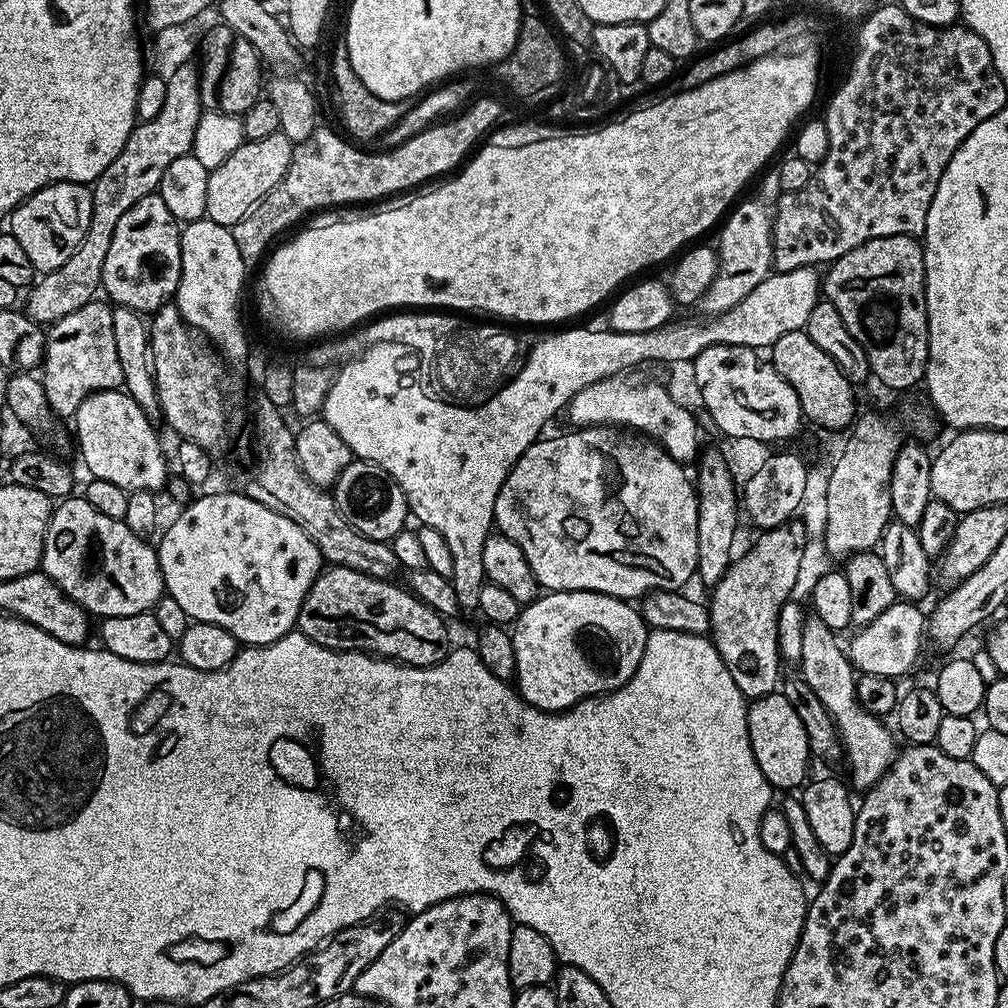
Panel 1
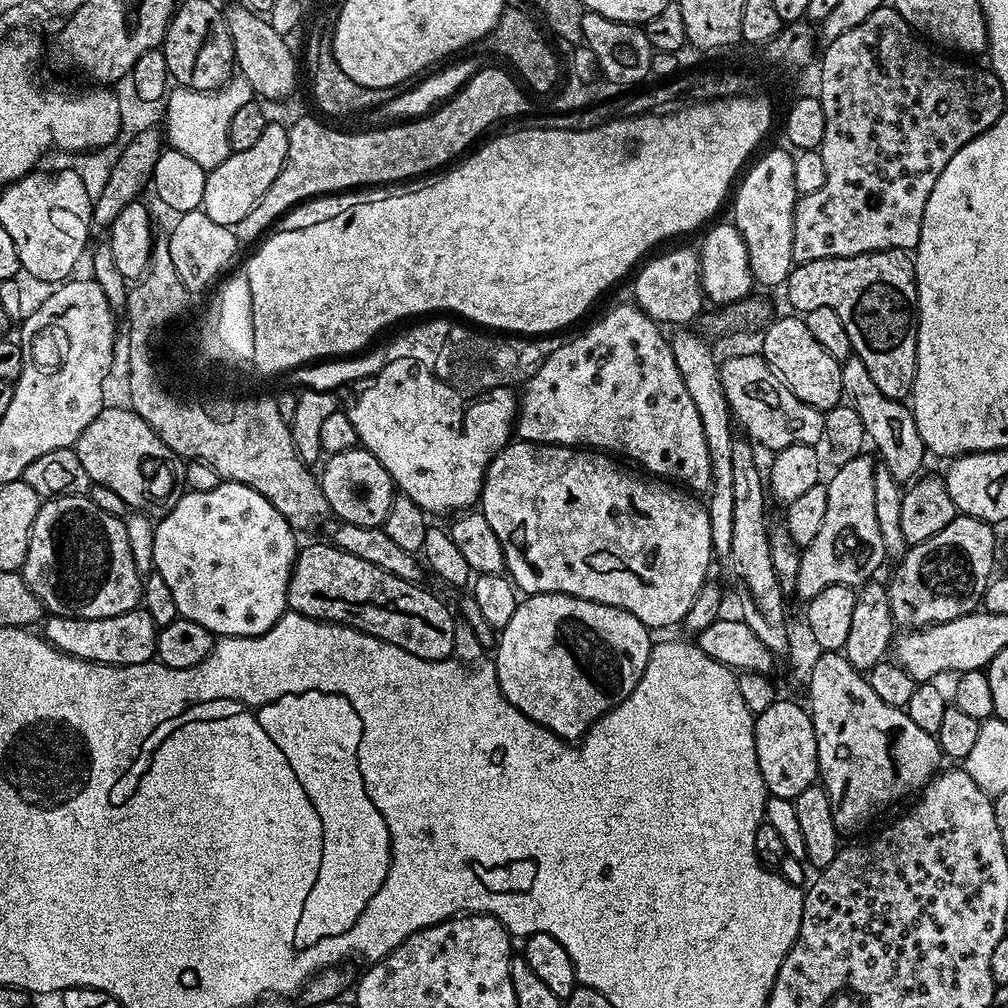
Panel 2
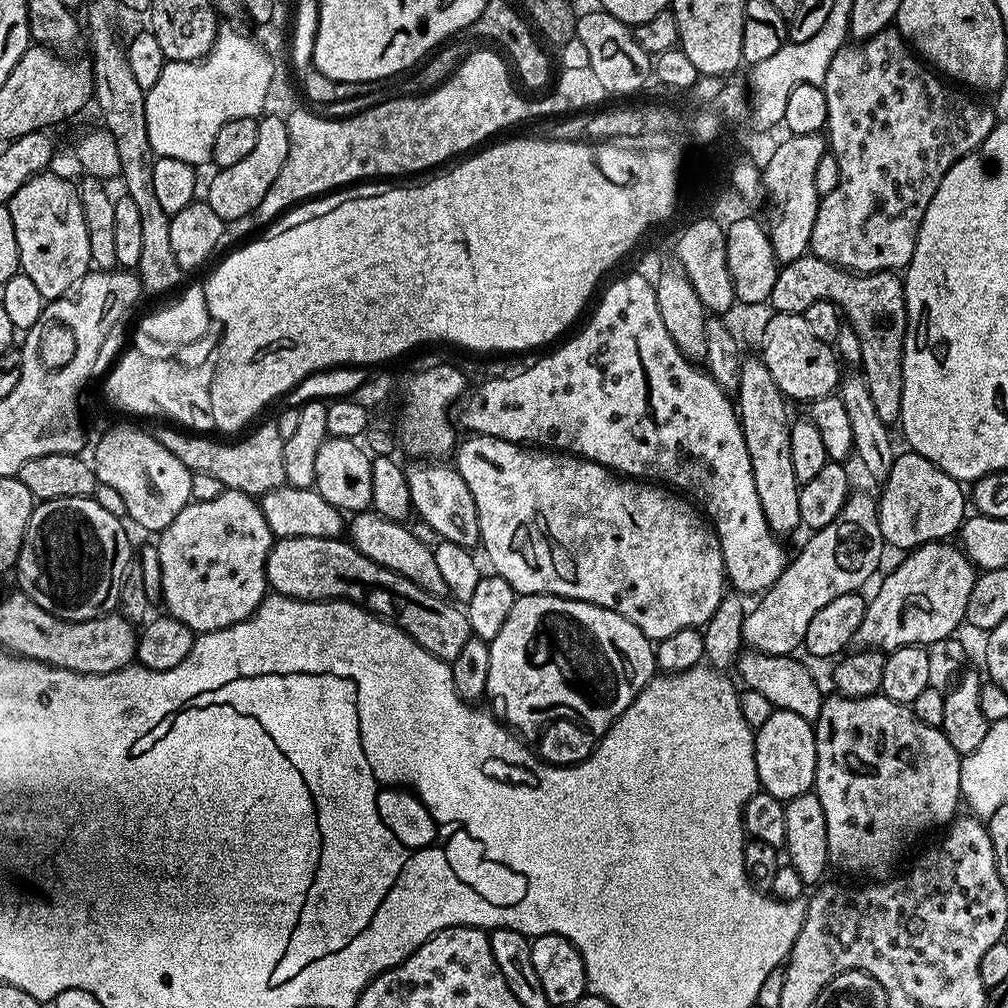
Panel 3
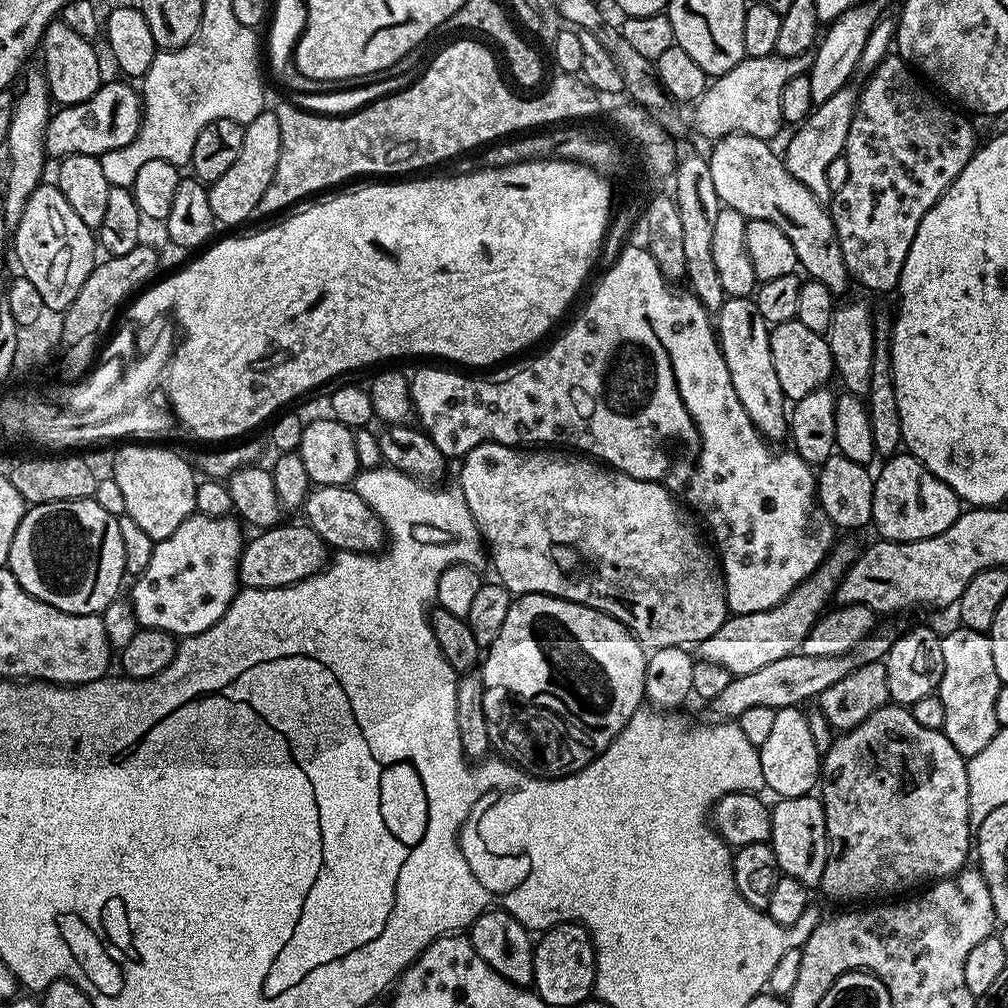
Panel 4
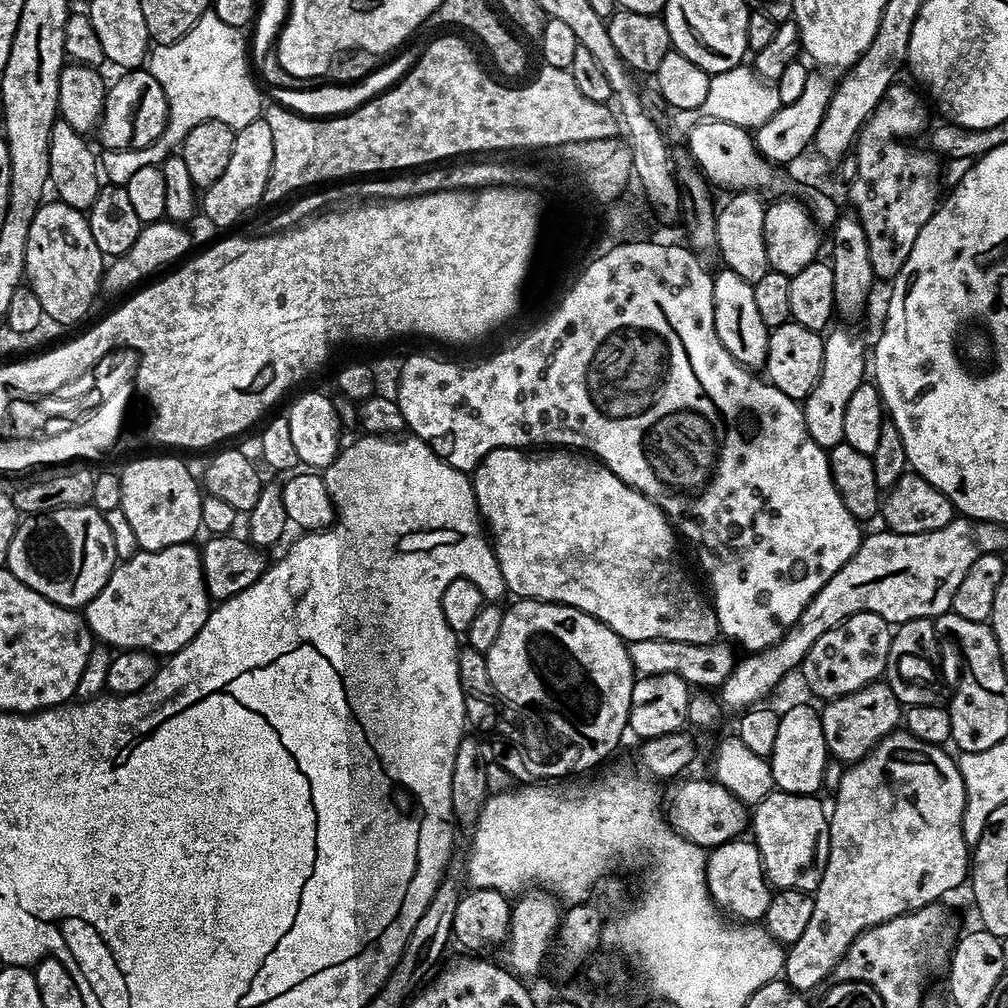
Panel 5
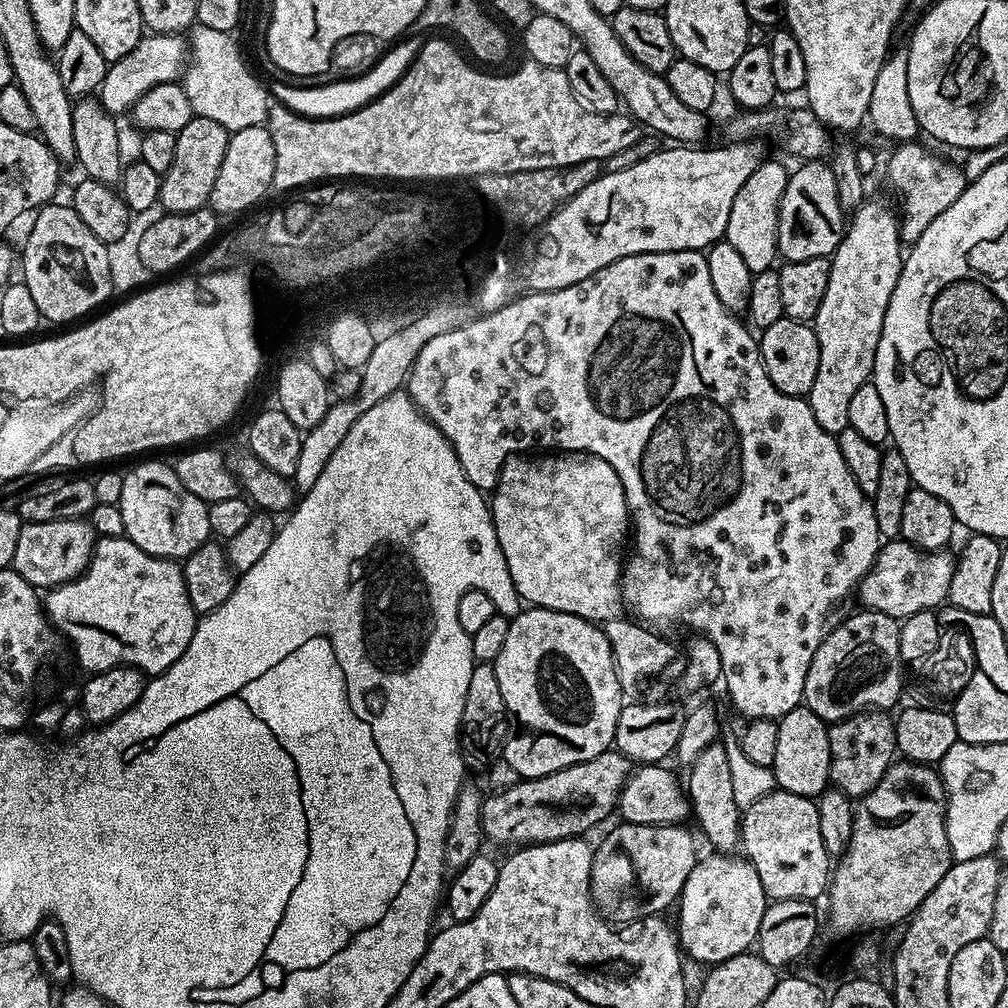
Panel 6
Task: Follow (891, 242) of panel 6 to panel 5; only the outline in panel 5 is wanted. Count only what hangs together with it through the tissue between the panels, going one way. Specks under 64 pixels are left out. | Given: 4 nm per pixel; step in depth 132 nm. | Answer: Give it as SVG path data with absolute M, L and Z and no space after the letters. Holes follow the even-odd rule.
M833 327L824 336L824 357L822 358L822 374L818 374L818 382L814 390L802 402L806 430L818 446L825 450L844 443L842 425L846 414L846 405L854 390L865 383L864 376L864 344L848 328Z

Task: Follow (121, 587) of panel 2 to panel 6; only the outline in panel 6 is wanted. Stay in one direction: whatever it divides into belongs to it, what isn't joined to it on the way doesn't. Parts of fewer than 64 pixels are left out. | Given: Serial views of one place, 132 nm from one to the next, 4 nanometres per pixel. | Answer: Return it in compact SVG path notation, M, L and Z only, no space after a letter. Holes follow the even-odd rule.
M87 519L79 520L55 520L54 522L25 523L18 534L18 546L14 546L14 558L11 567L27 584L37 590L51 590L59 584L65 584L73 580L83 572L88 565L88 557L92 555L92 547L95 546L98 536L93 531Z

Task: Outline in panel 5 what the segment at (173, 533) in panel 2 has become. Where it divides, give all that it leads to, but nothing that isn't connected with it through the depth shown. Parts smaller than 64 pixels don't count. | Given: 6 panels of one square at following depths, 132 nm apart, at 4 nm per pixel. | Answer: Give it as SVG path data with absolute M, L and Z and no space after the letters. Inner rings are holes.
M189 542L157 552L139 550L130 559L119 561L106 578L106 586L84 605L82 615L93 637L112 650L140 648L153 654L171 654L202 630L209 611L200 548Z

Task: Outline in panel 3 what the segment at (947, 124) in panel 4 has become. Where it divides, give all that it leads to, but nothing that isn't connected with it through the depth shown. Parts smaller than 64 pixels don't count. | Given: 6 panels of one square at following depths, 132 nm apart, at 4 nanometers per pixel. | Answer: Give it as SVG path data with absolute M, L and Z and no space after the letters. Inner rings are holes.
M895 27L884 28L878 34L859 42L848 42L834 54L826 71L826 78L823 84L826 94L826 114L828 122L826 125L826 144L830 154L838 158L838 186L830 190L830 194L821 196L818 206L818 218L814 218L814 230L810 230L810 242L808 247L811 255L822 258L831 264L837 264L839 268L847 268L849 272L890 272L893 270L907 269L914 254L916 239L922 226L922 218L930 206L930 198L938 190L942 178L965 156L967 152L973 152L983 140L992 133L998 123L997 116L988 104L979 104L968 96L963 96L951 83L945 82L931 67L926 66L925 61L910 47L907 40L896 31Z

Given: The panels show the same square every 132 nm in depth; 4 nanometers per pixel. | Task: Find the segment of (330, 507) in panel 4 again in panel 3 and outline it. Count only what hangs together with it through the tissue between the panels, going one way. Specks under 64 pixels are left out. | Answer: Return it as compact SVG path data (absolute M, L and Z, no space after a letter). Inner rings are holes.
M365 510L355 513L347 521L346 536L358 551L370 558L370 562L378 562L378 566L386 566L386 570L394 570L394 574L402 574L402 578L414 582L427 593L447 597L446 582L435 564L433 547L412 533L408 526L404 522L387 520L373 510Z

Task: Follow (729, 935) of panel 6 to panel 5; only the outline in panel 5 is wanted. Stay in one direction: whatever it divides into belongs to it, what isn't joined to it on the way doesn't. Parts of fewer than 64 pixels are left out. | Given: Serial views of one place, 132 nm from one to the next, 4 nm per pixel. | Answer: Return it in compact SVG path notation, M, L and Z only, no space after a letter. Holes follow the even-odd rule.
M748 838L731 840L708 852L706 882L716 907L740 922L763 921L774 895L764 875L764 863L758 846Z

